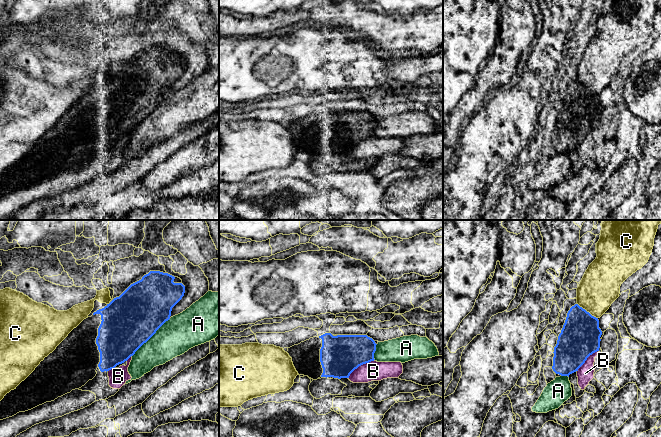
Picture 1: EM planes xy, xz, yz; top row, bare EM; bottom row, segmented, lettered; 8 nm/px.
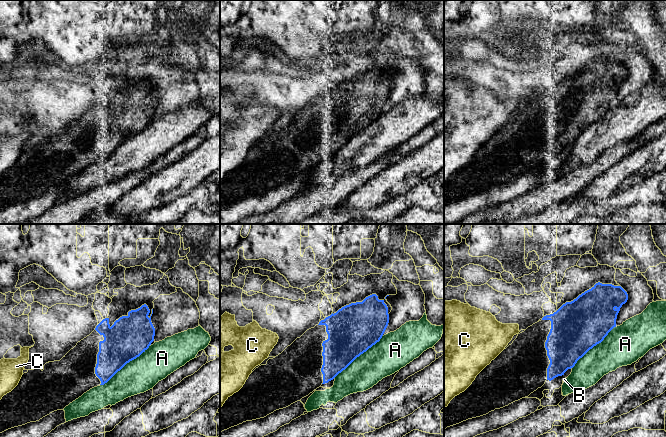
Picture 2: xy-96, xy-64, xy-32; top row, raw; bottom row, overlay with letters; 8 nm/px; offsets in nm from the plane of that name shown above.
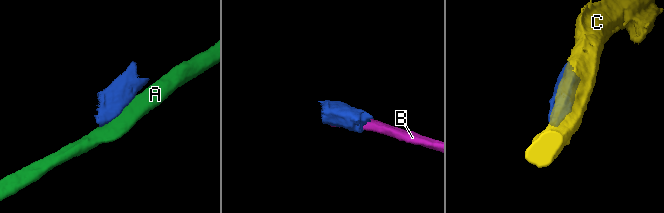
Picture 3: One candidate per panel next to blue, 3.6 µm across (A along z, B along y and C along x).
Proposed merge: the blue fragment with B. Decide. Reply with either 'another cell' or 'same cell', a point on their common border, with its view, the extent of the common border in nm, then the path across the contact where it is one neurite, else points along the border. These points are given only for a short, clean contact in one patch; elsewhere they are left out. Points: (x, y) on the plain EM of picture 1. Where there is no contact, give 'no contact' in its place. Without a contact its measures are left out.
another cell | xz (360, 141) | 260 nm

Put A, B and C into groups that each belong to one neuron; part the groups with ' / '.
A / B / C

